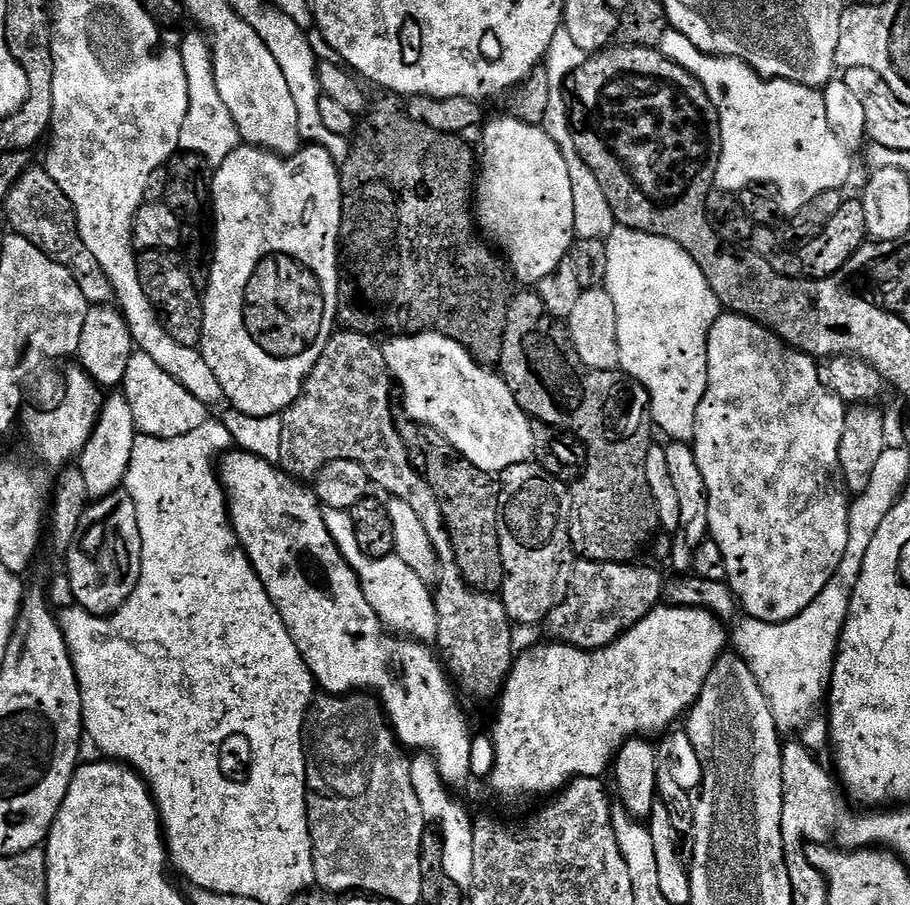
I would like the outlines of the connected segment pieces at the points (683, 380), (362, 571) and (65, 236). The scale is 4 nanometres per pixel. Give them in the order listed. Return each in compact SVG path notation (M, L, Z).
M618 226L606 241L606 278L602 287L614 301L614 314L618 314L620 368L648 391L651 423L657 424L669 441L691 441L698 402L702 402L708 385L710 330L722 314L720 300L706 274L677 240Z
M324 508L324 521L328 523L330 534L334 537L340 552L348 560L349 566L356 569L365 592L370 594L372 606L378 614L380 623L396 630L403 622L404 616L408 616L410 623L420 624L422 631L431 633L436 627L436 606L433 593L424 585L427 584L425 577L414 574L414 570L410 570L410 566L406 566L406 562L402 562L402 558L398 558L395 554L377 560L362 554L362 550L358 550L358 538L354 538L352 533L354 522L351 511Z
M29 167L22 177L23 188L24 192L11 192L2 205L2 212L8 215L8 220L12 223L11 231L38 246L38 250L52 257L54 262L66 266L66 270L70 270L70 274L78 282L89 305L111 305L114 295L110 278L106 278L102 266L98 266L98 258L94 258L94 254L86 250L76 225L76 212L72 209L72 203L66 198L66 194L62 194L58 182L50 178L47 167Z

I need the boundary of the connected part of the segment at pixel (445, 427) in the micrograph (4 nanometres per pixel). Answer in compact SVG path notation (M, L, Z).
M418 332L415 334L396 334L383 341L384 357L389 373L404 391L402 406L411 420L424 428L433 428L454 446L478 470L489 474L503 474L510 466L529 463L533 459L532 437L533 421L519 408L514 394L508 388L502 375L489 370L476 360L458 342L437 332Z

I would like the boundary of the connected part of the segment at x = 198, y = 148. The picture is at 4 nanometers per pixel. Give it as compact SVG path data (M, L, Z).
M199 31L192 32L184 41L178 44L182 54L182 66L186 66L187 74L191 79L191 87L202 90L202 112L189 113L188 120L182 122L180 148L185 152L193 152L202 157L209 165L218 166L238 146L238 133L234 118L230 118L230 110L226 110L226 102L218 94L218 86L213 76L212 50L207 39L199 36Z

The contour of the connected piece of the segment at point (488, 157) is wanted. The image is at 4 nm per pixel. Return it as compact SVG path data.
M513 114L500 116L497 120L491 121L489 119L482 128L483 144L484 156L482 152L482 159L478 164L478 179L474 185L474 219L489 241L496 240L497 245L495 244L495 247L506 257L507 263L510 265L510 271L516 280L524 286L539 285L540 280L546 278L546 274L550 274L566 259L571 253L574 243L574 190L570 190L570 170L566 166L566 158L562 154L562 150L554 142L554 138L550 138L550 134L544 131L541 125L528 124L519 116Z

